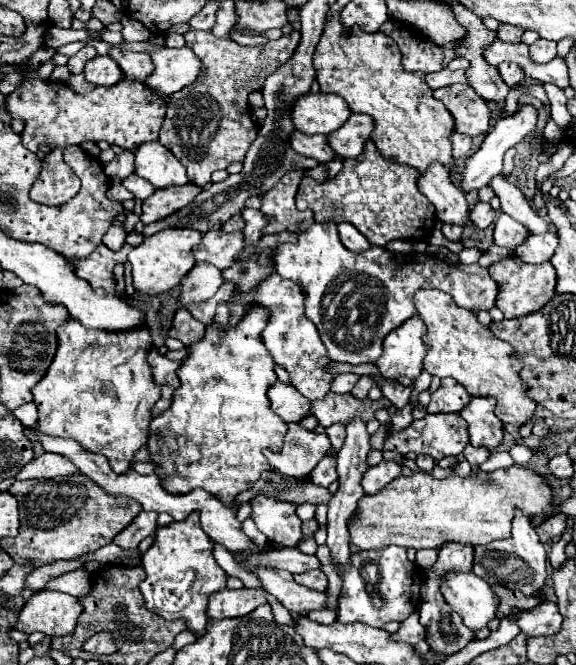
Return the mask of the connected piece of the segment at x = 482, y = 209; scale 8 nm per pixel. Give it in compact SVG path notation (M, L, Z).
M478 202L472 210L470 210L470 222L478 228L478 230L484 230L488 228L496 218L496 212L490 208L490 204L486 202Z

